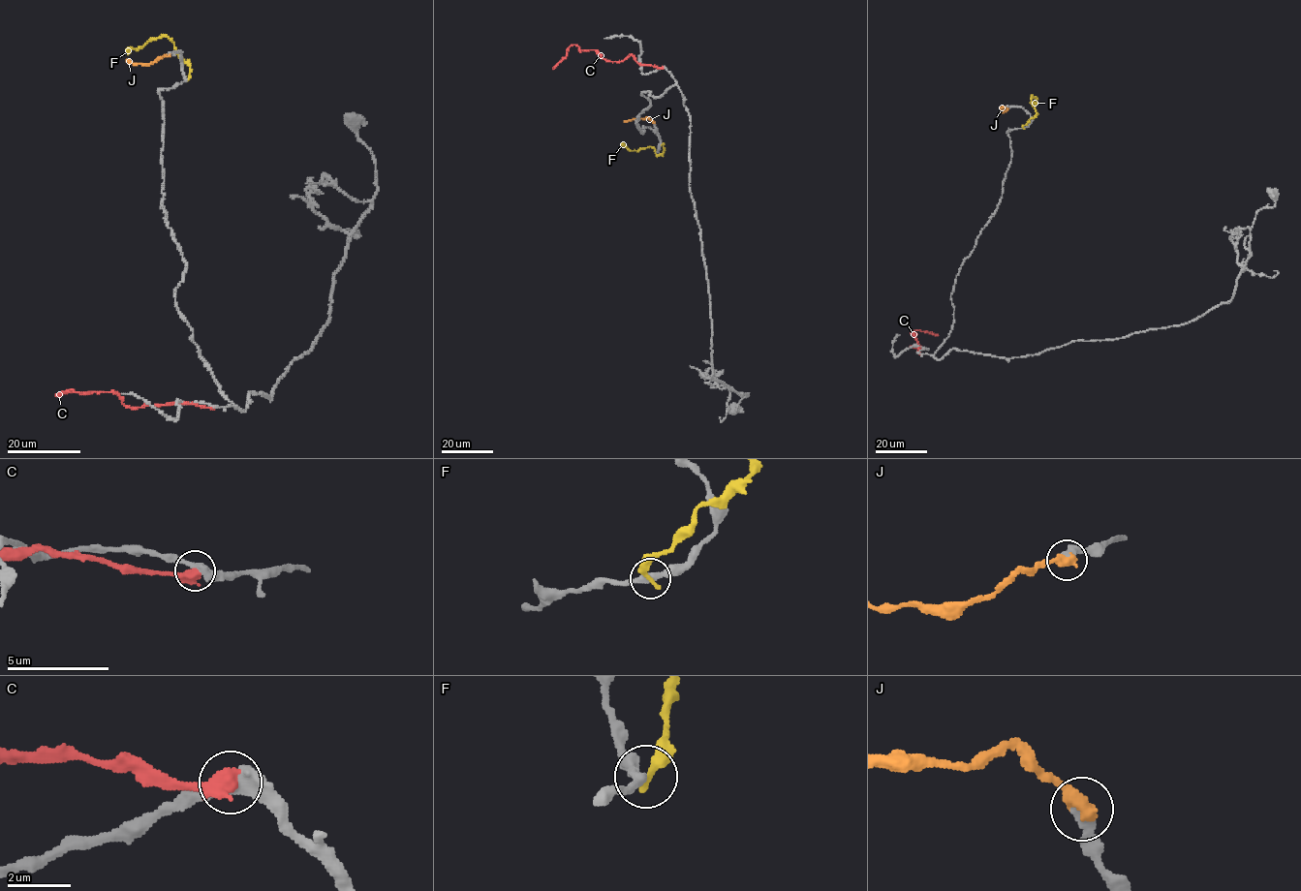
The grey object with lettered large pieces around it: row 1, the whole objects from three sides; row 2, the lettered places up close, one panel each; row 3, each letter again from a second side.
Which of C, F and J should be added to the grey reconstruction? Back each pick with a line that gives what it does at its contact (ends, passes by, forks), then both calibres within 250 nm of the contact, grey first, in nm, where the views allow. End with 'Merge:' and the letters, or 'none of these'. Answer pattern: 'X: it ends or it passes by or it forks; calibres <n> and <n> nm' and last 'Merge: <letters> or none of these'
J: it ends; calibres 320 and 500 nm
Merge: J

